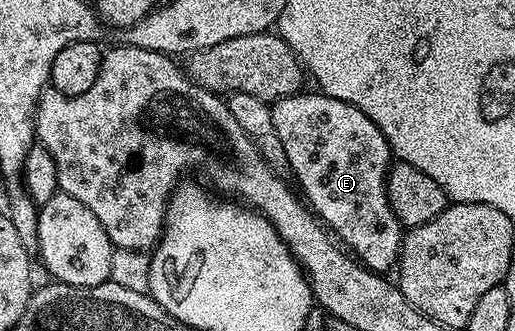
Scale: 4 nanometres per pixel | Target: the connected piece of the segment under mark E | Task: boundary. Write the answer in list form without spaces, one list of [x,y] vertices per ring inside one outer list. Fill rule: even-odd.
[[[321,93],[306,94],[289,95],[270,104],[272,125],[276,125],[280,145],[284,145],[289,172],[292,175],[294,173],[300,191],[302,186],[301,194],[314,214],[357,256],[362,266],[369,271],[389,272],[389,267],[391,270],[397,264],[398,253],[402,249],[404,228],[398,222],[396,213],[392,213],[392,205],[386,192],[386,174],[390,171],[392,162],[388,141],[384,133],[380,133],[376,121],[360,113],[356,105],[348,105],[336,97],[328,97]]]

